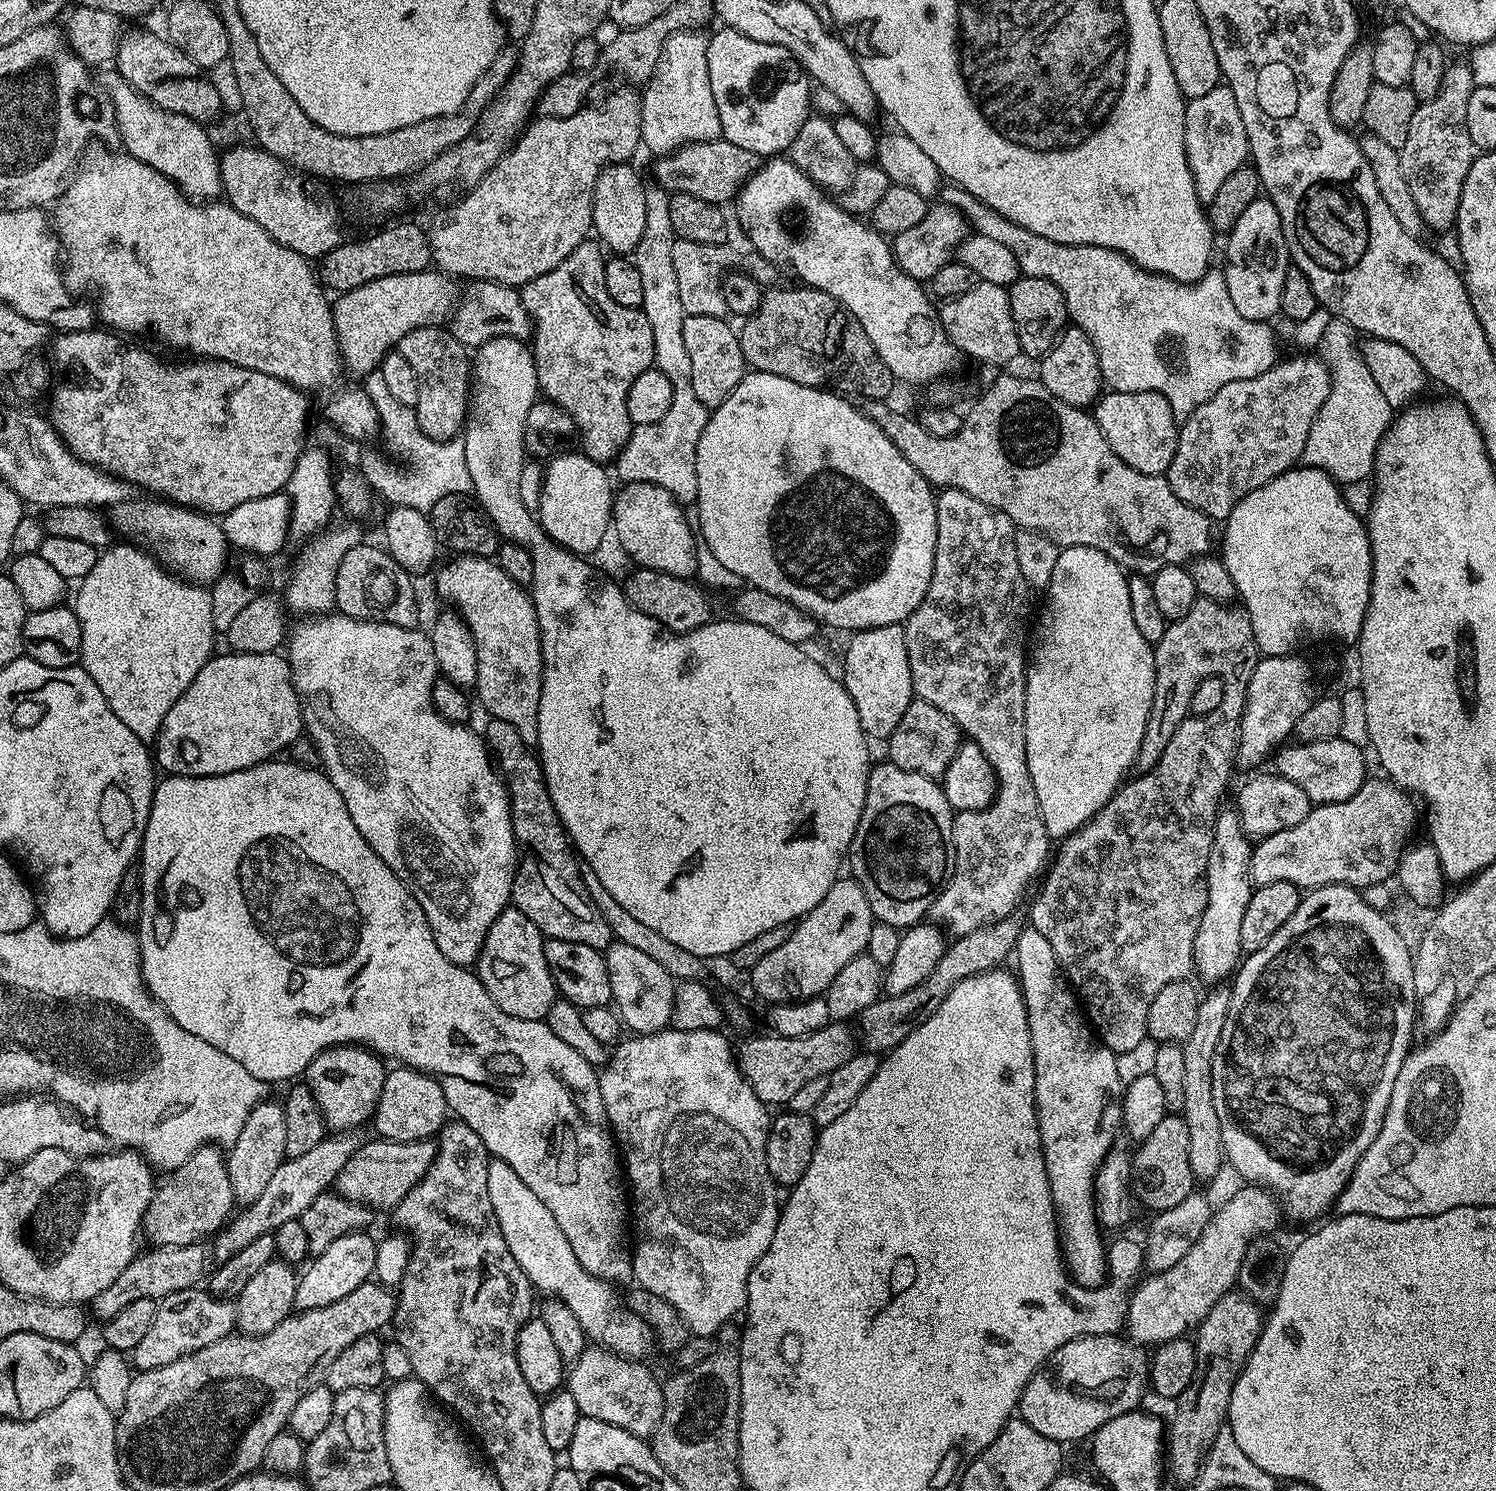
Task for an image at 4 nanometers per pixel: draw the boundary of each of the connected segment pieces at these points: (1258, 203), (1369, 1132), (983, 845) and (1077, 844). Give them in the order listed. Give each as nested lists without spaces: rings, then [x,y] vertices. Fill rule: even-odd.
[[[1258,198],[1238,214],[1232,231],[1227,233],[1228,245],[1224,248],[1224,265],[1222,271],[1226,278],[1226,290],[1230,290],[1230,298],[1234,307],[1242,318],[1251,320],[1271,321],[1271,316],[1280,312],[1280,299],[1282,298],[1283,282],[1286,281],[1287,270],[1290,267],[1290,257],[1286,238],[1282,230],[1282,222],[1278,218],[1278,210],[1274,202],[1267,198]]]
[[[1327,884],[1321,888],[1311,889],[1301,899],[1298,910],[1294,910],[1294,914],[1290,914],[1290,918],[1286,918],[1286,922],[1282,922],[1282,926],[1278,926],[1274,938],[1270,938],[1270,942],[1266,942],[1266,946],[1262,946],[1258,951],[1247,953],[1243,957],[1242,963],[1237,967],[1234,979],[1230,984],[1232,990],[1230,1010],[1226,1014],[1226,1026],[1222,1026],[1222,1038],[1218,1038],[1218,1050],[1214,1054],[1214,1062],[1212,1063],[1212,1073],[1214,1074],[1214,1110],[1218,1110],[1218,1123],[1222,1126],[1222,1146],[1224,1147],[1227,1163],[1230,1165],[1230,1168],[1232,1164],[1233,1170],[1238,1175],[1245,1176],[1248,1179],[1245,1181],[1275,1193],[1279,1203],[1286,1209],[1287,1215],[1289,1212],[1296,1220],[1312,1220],[1315,1216],[1322,1215],[1327,1208],[1331,1209],[1335,1205],[1337,1198],[1342,1194],[1344,1187],[1348,1185],[1348,1179],[1352,1177],[1352,1172],[1358,1166],[1362,1154],[1366,1154],[1370,1142],[1374,1142],[1374,1138],[1378,1138],[1378,1130],[1382,1130],[1382,1122],[1386,1118],[1386,1106],[1390,1102],[1390,1094],[1394,1090],[1394,1082],[1398,1078],[1398,1070],[1402,1070],[1404,1060],[1408,1057],[1410,1051],[1408,1043],[1412,1040],[1412,1028],[1414,1032],[1414,1021],[1417,1019],[1414,970],[1412,969],[1413,949],[1410,947],[1410,944],[1408,948],[1403,934],[1384,917],[1387,915],[1381,909],[1376,908],[1372,902],[1369,902],[1367,899],[1364,901],[1360,896],[1363,895],[1348,884]]]
[[[945,488],[943,491],[936,496],[936,525],[938,526],[938,538],[936,539],[936,553],[934,554],[934,570],[932,571],[932,577],[930,578],[930,586],[926,590],[926,594],[922,598],[922,602],[920,605],[914,610],[914,614],[910,614],[907,618],[906,623],[904,624],[904,637],[906,638],[906,650],[908,651],[908,657],[910,658],[910,674],[912,675],[912,690],[913,693],[919,699],[925,700],[930,706],[934,706],[938,710],[942,710],[942,714],[946,714],[949,718],[951,718],[957,725],[960,727],[961,733],[971,743],[976,744],[982,750],[982,754],[986,754],[986,758],[990,762],[990,766],[994,770],[994,774],[996,775],[996,797],[992,799],[990,802],[990,806],[986,806],[982,810],[974,810],[973,812],[966,812],[966,818],[962,818],[960,820],[960,824],[962,826],[958,826],[960,830],[960,834],[962,836],[968,836],[970,832],[974,834],[974,836],[978,836],[978,840],[974,840],[978,846],[974,846],[972,850],[970,848],[966,848],[966,846],[960,846],[960,852],[956,856],[956,870],[953,872],[952,877],[950,878],[950,882],[947,884],[945,888],[941,890],[936,896],[936,900],[932,903],[932,910],[930,913],[930,920],[931,923],[939,926],[945,933],[951,934],[953,937],[959,938],[965,936],[966,934],[970,934],[971,932],[976,932],[980,928],[984,928],[987,924],[995,924],[998,920],[1007,920],[1009,917],[1013,915],[1012,911],[1016,908],[1016,903],[1019,902],[1020,899],[1024,896],[1024,887],[1027,886],[1028,883],[1031,882],[1032,879],[1035,878],[1036,875],[1039,877],[1041,873],[1045,871],[1046,865],[1049,863],[1050,860],[1050,852],[1048,856],[1048,843],[1050,843],[1050,837],[1048,831],[1046,830],[1046,826],[1042,822],[1042,814],[1040,813],[1040,807],[1038,806],[1038,794],[1034,794],[1034,782],[1030,778],[1030,766],[1026,762],[1026,726],[1024,725],[1024,689],[1025,689],[1025,669],[1026,669],[1026,641],[1029,639],[1030,636],[1030,620],[1028,624],[1028,615],[1032,612],[1032,596],[1033,593],[1030,591],[1028,587],[1028,583],[1026,582],[1026,578],[1022,578],[1022,570],[1018,570],[1018,550],[1016,549],[1016,534],[1018,531],[1017,525],[1012,523],[1012,520],[1006,514],[1002,514],[998,510],[994,510],[990,506],[986,506],[986,502],[978,502],[978,498],[970,498],[970,494],[966,494],[962,490],[958,490],[957,488]]]
[[[1203,598],[1196,599],[1194,606],[1190,606],[1190,614],[1186,614],[1186,618],[1173,620],[1169,623],[1166,634],[1162,634],[1160,641],[1154,645],[1154,651],[1156,653],[1154,706],[1150,706],[1150,722],[1146,722],[1146,734],[1142,734],[1142,746],[1136,756],[1135,763],[1135,767],[1141,768],[1144,773],[1141,776],[1133,775],[1127,782],[1121,783],[1115,794],[1106,802],[1106,806],[1093,820],[1083,824],[1071,836],[1063,837],[1061,844],[1064,845],[1061,846],[1057,856],[1055,853],[1054,859],[1043,877],[1045,880],[1040,888],[1040,897],[1032,904],[1032,920],[1030,920],[1031,927],[1040,931],[1045,936],[1046,942],[1050,942],[1050,946],[1054,946],[1054,954],[1058,958],[1063,975],[1067,977],[1071,987],[1078,993],[1079,999],[1086,1009],[1087,1019],[1100,1043],[1105,1044],[1111,1052],[1117,1054],[1138,1046],[1138,1042],[1142,1042],[1148,1036],[1150,1002],[1154,1002],[1158,990],[1162,990],[1162,986],[1170,986],[1170,982],[1187,980],[1193,975],[1194,938],[1198,934],[1198,922],[1202,922],[1202,914],[1206,910],[1206,902],[1208,901],[1210,842],[1214,842],[1216,816],[1222,807],[1220,799],[1224,796],[1224,787],[1228,784],[1228,775],[1232,772],[1232,764],[1234,765],[1240,719],[1244,713],[1244,699],[1250,682],[1250,674],[1254,674],[1256,661],[1262,656],[1260,649],[1254,642],[1254,630],[1250,626],[1250,618],[1243,607],[1219,604]],[[1211,676],[1216,676],[1224,684],[1222,703],[1211,714],[1205,716],[1190,715],[1188,707],[1194,690],[1203,680]]]

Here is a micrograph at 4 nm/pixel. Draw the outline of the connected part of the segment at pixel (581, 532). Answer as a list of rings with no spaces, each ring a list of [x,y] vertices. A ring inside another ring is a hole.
[[[582,452],[574,453],[561,453],[547,463],[538,519],[553,543],[576,555],[591,556],[611,529],[614,487],[603,465]]]

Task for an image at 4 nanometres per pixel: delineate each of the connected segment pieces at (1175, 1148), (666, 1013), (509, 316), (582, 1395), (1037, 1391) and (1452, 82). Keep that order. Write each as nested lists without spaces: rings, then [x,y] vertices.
[[[1165,1114],[1162,1122],[1146,1138],[1130,1160],[1130,1172],[1134,1177],[1134,1196],[1153,1213],[1165,1212],[1170,1206],[1178,1206],[1182,1198],[1193,1195],[1194,1177],[1190,1170],[1190,1137],[1186,1135],[1183,1115]]]
[[[616,940],[608,945],[604,952],[606,970],[610,974],[610,986],[612,987],[612,1004],[617,1012],[625,1029],[629,1033],[648,1036],[651,1032],[663,1032],[672,1022],[672,1003],[676,993],[676,984],[671,974],[667,973],[659,964],[654,962],[647,954],[642,954],[637,947],[628,946],[626,943]]]
[[[473,280],[467,287],[468,289],[465,292],[463,289],[456,305],[456,311],[450,317],[451,334],[454,338],[458,338],[458,342],[462,342],[465,348],[475,350],[481,344],[490,342],[490,338],[518,338],[527,341],[531,337],[532,320],[528,316],[526,306],[515,287],[507,284],[495,284],[489,280]]]
[[[589,1346],[585,1348],[582,1358],[567,1369],[566,1390],[574,1394],[574,1402],[578,1402],[581,1416],[598,1418],[598,1422],[610,1422],[610,1426],[622,1426],[622,1430],[630,1430],[630,1434],[635,1436],[651,1438],[662,1422],[664,1389],[661,1381],[656,1381],[655,1374],[639,1359],[620,1356],[599,1346]]]
[[[1119,1335],[1080,1336],[1066,1342],[1024,1387],[1018,1405],[1019,1419],[1064,1446],[1071,1440],[1087,1441],[1110,1418],[1141,1407],[1140,1399],[1150,1388],[1149,1363],[1149,1353],[1141,1345]]]
[[[1449,63],[1438,94],[1434,94],[1434,98],[1420,102],[1414,110],[1405,145],[1399,150],[1400,172],[1406,174],[1410,194],[1414,196],[1414,202],[1417,203],[1417,208],[1424,216],[1424,223],[1429,229],[1451,229],[1455,225],[1458,202],[1462,198],[1462,182],[1466,182],[1466,174],[1478,155],[1478,149],[1470,142],[1470,130],[1466,130],[1466,105],[1470,103],[1473,87],[1472,69],[1467,63]]]

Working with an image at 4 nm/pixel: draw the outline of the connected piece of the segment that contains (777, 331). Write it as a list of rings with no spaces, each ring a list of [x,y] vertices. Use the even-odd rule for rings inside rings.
[[[795,286],[796,288],[772,288],[760,297],[760,305],[753,316],[743,321],[744,329],[739,329],[740,345],[745,365],[749,369],[766,374],[778,374],[778,378],[790,378],[790,382],[798,382],[802,386],[822,388],[848,398],[887,401],[892,387],[898,384],[895,376],[878,358],[878,350],[874,350],[874,342],[866,338],[866,330],[862,330],[862,322],[850,314],[848,308],[842,307],[833,296],[817,288]]]

